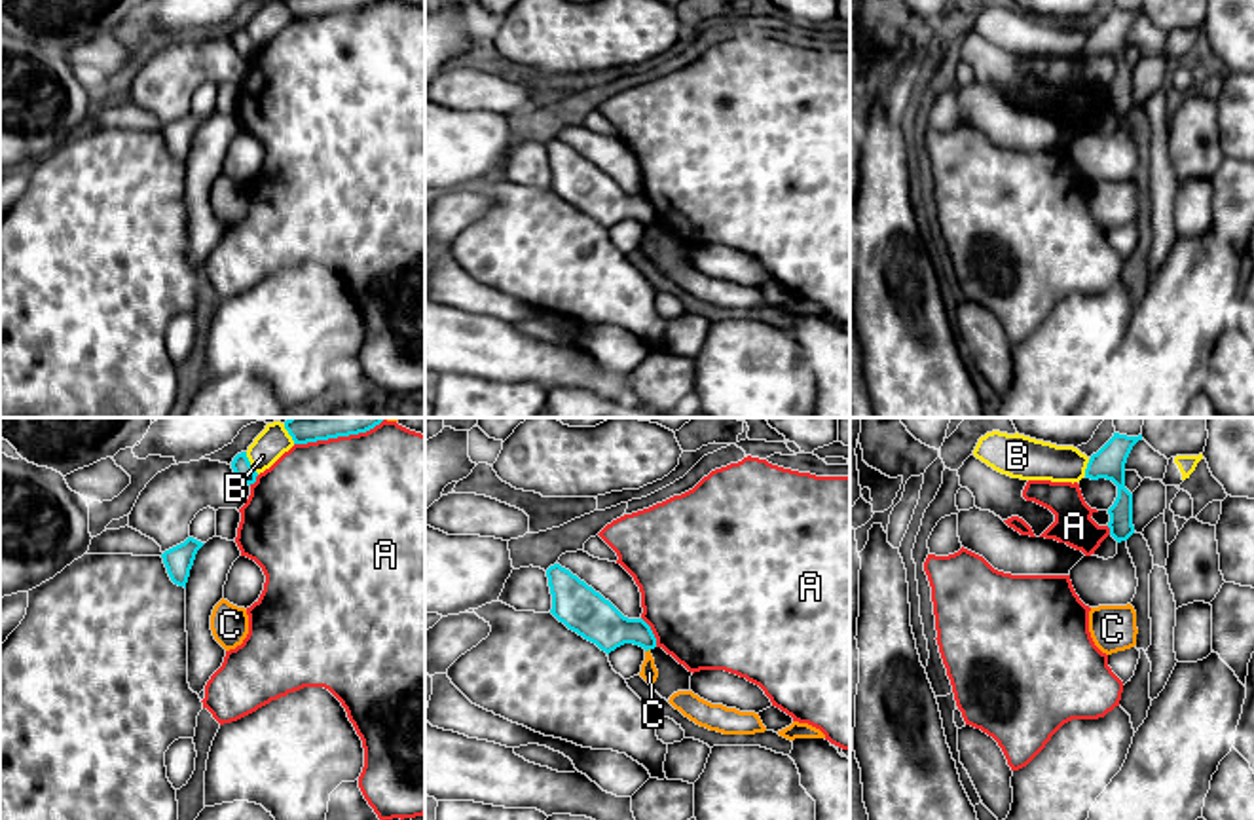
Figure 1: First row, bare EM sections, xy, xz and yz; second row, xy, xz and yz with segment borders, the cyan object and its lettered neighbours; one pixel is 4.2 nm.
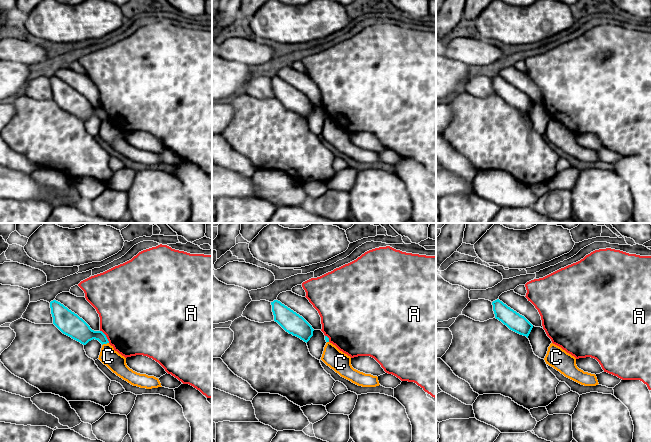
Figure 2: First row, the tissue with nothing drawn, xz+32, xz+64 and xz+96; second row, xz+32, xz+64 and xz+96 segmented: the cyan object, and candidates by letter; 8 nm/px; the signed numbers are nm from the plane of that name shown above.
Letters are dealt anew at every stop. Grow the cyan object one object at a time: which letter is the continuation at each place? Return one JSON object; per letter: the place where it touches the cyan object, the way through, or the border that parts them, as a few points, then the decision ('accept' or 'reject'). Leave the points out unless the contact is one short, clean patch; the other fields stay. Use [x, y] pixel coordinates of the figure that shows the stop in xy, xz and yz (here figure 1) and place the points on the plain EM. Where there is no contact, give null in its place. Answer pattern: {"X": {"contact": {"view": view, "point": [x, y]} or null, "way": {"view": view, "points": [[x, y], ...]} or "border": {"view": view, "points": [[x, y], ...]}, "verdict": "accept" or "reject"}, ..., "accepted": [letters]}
{"A": {"contact": {"view": "xz", "point": [651, 207]}, "verdict": "reject"}, "B": {"contact": {"view": "xy", "point": [249, 38]}, "verdict": "reject"}, "C": {"contact": {"view": "xz", "point": [647, 224]}, "border": {"view": "xz", "points": [[649, 223], [645, 226]]}, "verdict": "reject"}, "accepted": []}

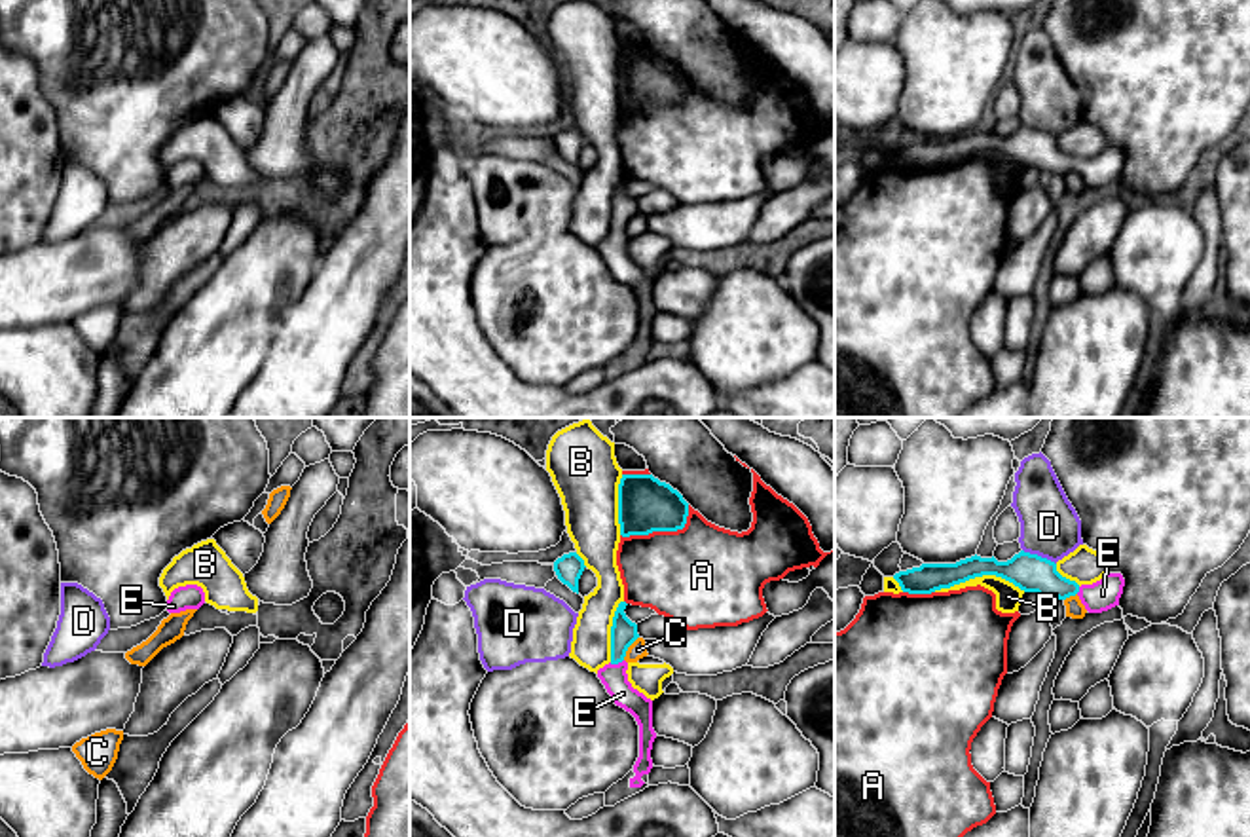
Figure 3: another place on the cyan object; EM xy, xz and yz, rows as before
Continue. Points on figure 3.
{"A": {"contact": {"view": "xz", "point": [662, 105]}, "verdict": "reject"}, "B": {"contact": {"view": "yz", "point": [979, 150]}, "verdict": "reject"}, "C": {"contact": {"view": "xz", "point": [628, 221]}, "verdict": "reject"}, "D": {"contact": {"view": "yz", "point": [1040, 131]}, "border": {"view": "yz", "points": [[1023, 124], [1055, 139]]}, "verdict": "reject"}, "E": {"contact": {"view": "xz", "point": [615, 238]}, "way": {"view": "xz", "points": [[623, 207], [615, 238], [613, 251]]}, "verdict": "accept"}, "accepted": ["E"]}

